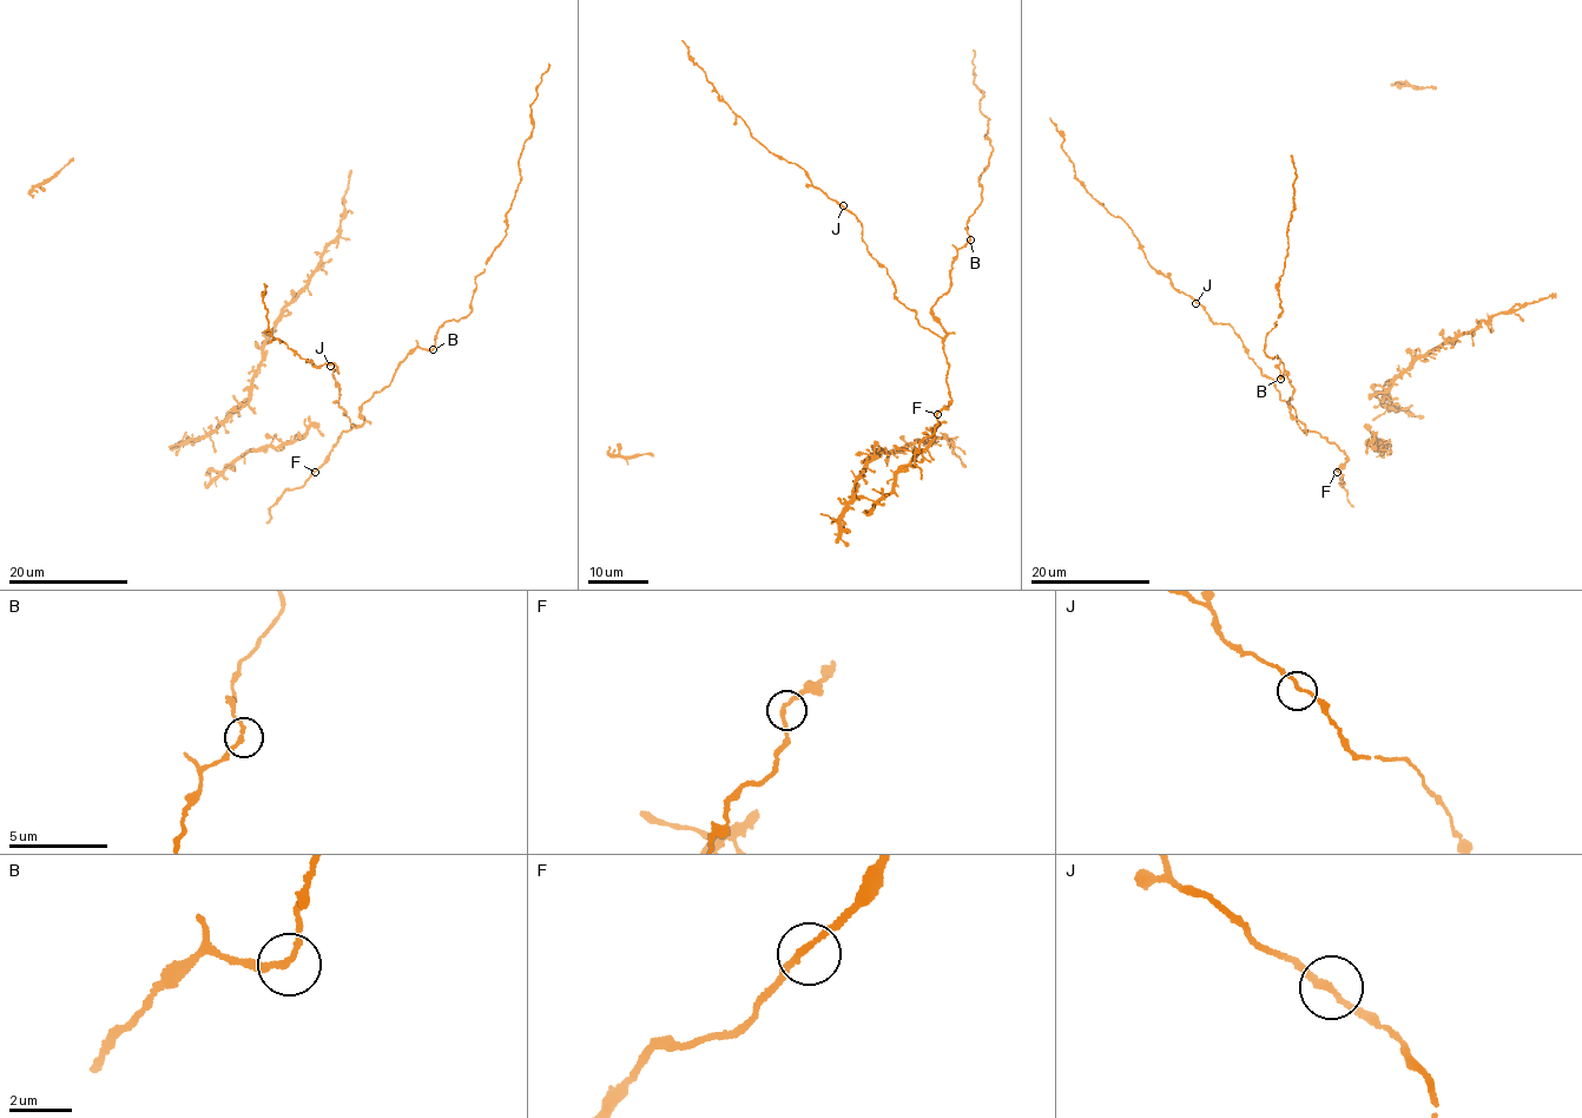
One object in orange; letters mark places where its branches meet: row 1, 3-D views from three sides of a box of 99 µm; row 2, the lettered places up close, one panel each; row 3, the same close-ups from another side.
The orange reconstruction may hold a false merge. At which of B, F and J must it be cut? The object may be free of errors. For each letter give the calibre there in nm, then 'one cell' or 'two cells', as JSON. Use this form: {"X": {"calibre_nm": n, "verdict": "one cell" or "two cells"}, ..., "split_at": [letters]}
{"B": {"calibre_nm": 180, "verdict": "one cell"}, "F": {"calibre_nm": 180, "verdict": "one cell"}, "J": {"calibre_nm": 180, "verdict": "one cell"}, "split_at": []}

